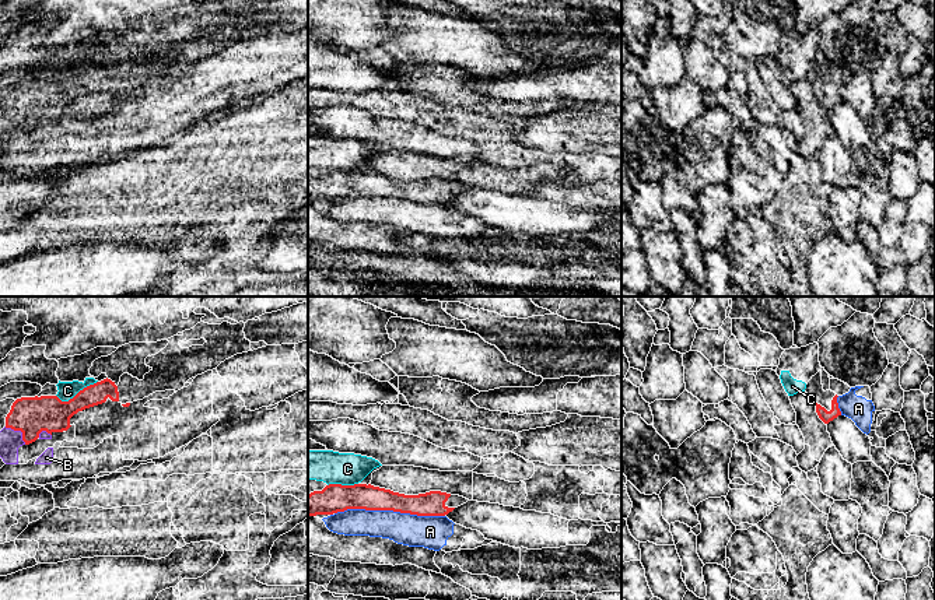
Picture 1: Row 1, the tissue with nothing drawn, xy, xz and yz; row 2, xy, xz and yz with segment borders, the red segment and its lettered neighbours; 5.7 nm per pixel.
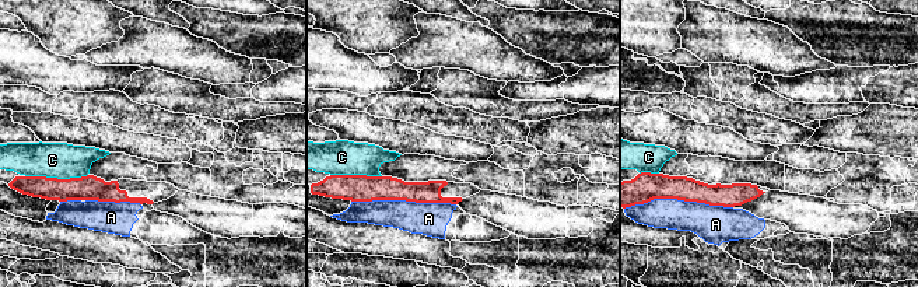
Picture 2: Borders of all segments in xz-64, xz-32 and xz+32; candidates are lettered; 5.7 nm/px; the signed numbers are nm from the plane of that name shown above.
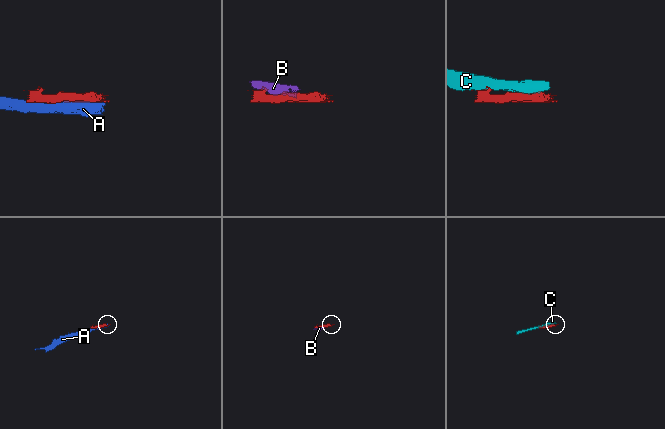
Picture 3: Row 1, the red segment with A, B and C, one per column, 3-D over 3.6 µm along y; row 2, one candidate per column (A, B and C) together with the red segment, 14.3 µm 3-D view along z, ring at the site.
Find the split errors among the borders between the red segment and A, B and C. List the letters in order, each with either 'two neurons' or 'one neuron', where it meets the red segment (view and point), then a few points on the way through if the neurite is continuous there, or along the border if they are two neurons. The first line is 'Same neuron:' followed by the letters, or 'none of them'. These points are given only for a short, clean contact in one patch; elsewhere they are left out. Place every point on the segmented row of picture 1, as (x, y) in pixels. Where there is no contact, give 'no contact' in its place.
Same neuron: none of them
A: two neurons; contact xz (389, 509)
B: two neurons; contact xy (18, 430)
C: two neurons; contact xy (77, 393)

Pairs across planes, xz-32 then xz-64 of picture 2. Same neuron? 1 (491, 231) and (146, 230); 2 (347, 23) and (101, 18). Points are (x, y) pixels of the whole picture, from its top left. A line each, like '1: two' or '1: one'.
1: one
2: one

